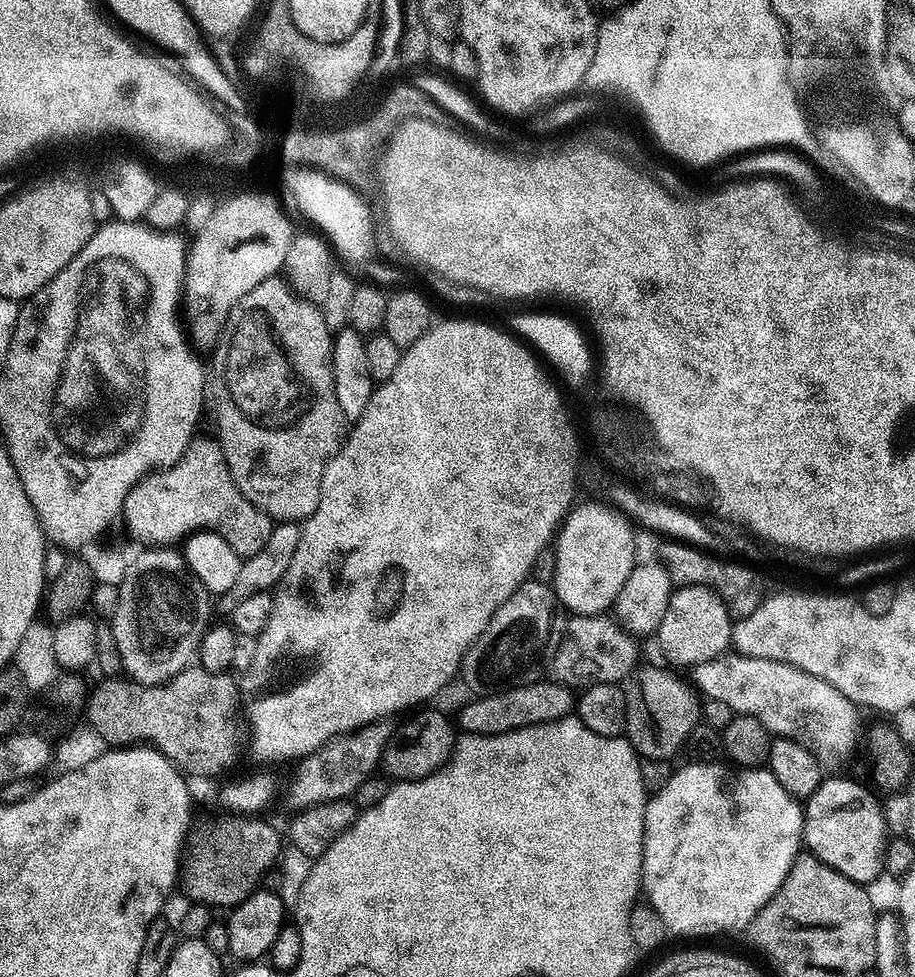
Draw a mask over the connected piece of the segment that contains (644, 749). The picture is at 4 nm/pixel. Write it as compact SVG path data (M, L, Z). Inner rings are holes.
M668 666L663 667L637 667L634 675L626 684L628 694L626 739L646 760L671 761L672 755L679 748L681 751L687 745L688 735L692 733L694 726L701 723L702 720L702 700L697 689L687 679L684 681L679 676L679 674L681 675L679 671Z

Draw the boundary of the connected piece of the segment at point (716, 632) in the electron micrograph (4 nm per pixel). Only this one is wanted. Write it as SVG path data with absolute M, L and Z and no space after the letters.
M686 584L673 591L666 614L662 614L660 629L654 633L654 640L660 643L660 652L669 660L665 660L669 665L691 670L697 664L716 660L729 651L733 623L724 599L714 589Z

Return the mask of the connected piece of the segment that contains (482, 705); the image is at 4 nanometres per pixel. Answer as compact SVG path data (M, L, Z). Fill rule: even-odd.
M541 678L533 684L511 688L505 692L490 692L477 695L460 712L460 724L465 733L502 734L525 728L531 724L545 724L573 715L578 699L577 693L567 684L559 684L551 678Z

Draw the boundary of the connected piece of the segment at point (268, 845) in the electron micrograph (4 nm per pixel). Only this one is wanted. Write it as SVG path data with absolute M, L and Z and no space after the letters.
M224 814L213 824L191 829L182 860L182 888L184 884L189 901L207 904L216 910L231 910L257 891L259 884L256 883L273 871L275 864L272 863L280 856L280 836L275 826L260 819L264 818Z

